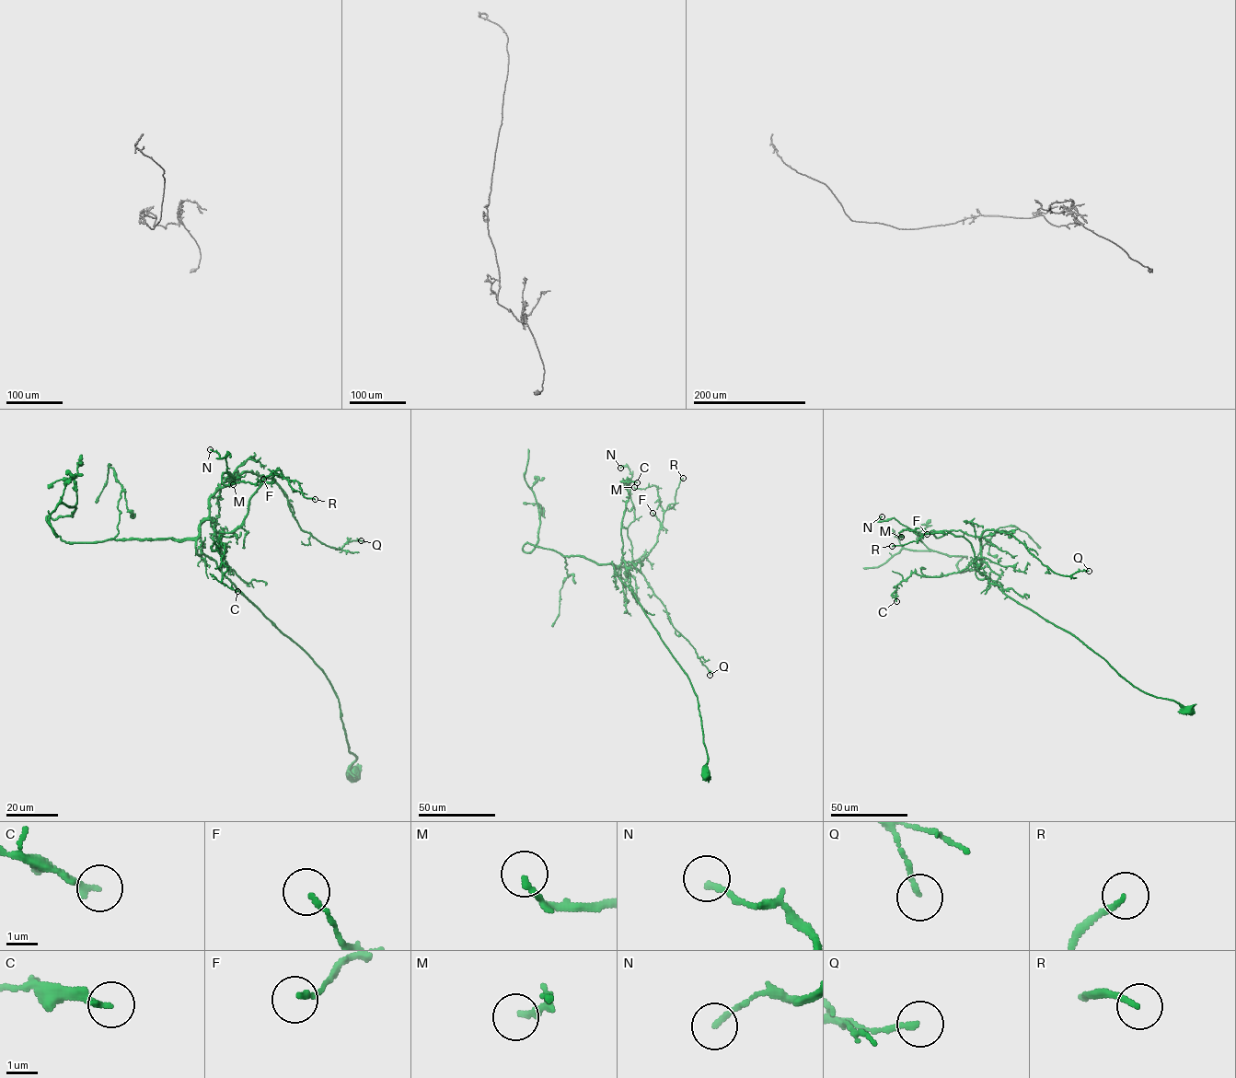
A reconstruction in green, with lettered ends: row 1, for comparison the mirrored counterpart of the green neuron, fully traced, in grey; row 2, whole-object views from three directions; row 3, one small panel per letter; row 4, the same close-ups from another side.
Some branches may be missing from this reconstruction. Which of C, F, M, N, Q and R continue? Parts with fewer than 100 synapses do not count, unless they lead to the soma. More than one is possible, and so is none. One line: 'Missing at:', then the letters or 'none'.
Missing at: none

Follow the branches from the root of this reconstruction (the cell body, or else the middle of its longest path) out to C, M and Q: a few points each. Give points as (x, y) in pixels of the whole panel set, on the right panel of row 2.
C: (1189, 711), (1134, 687), (1075, 636), (978, 578), (980, 559), (941, 576), (912, 573), (895, 586), (896, 601)
M: (1189, 711), (1134, 687), (1075, 636), (978, 578), (981, 560), (974, 564), (962, 536), (917, 528), (901, 537)
Q: (1189, 711), (1134, 687), (1075, 636), (978, 578), (979, 538), (987, 529), (1010, 533), (1056, 573), (1089, 571)

